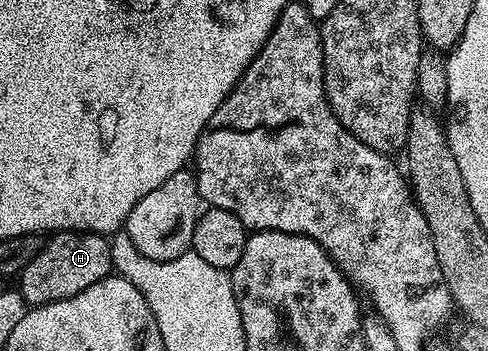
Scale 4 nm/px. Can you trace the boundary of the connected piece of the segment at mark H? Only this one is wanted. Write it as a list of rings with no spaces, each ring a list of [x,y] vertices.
[[[57,232],[44,243],[42,250],[17,277],[17,291],[29,306],[61,302],[81,294],[93,282],[112,275],[111,246],[106,235],[97,232]]]

